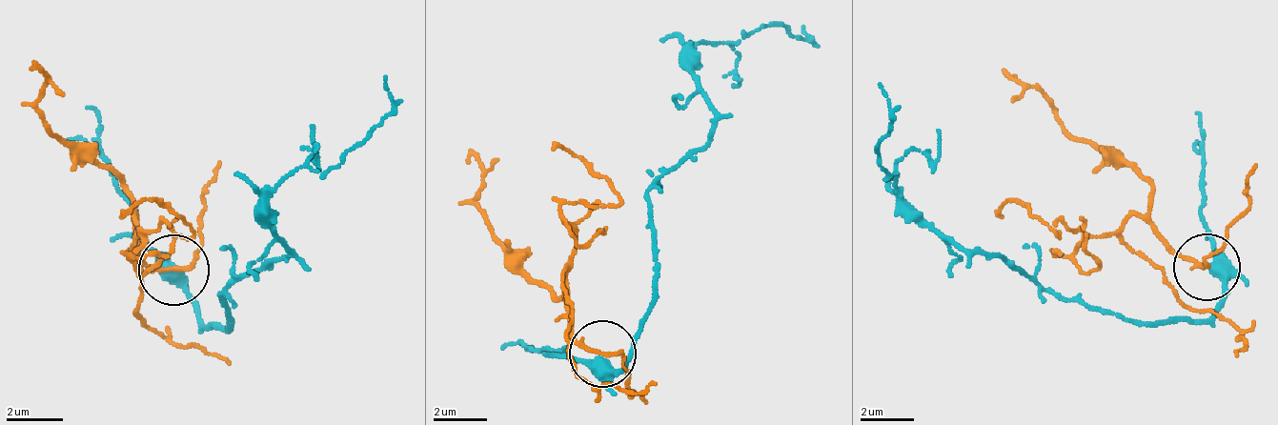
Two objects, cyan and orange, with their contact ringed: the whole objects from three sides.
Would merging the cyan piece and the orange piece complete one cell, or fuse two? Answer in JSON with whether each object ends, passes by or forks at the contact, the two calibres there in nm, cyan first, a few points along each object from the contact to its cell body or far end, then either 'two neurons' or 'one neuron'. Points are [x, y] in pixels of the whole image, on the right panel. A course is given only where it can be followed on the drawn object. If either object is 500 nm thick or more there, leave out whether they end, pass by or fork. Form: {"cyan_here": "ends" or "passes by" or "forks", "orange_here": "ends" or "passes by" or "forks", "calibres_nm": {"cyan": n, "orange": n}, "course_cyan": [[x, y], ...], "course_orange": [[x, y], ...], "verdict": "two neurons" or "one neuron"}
{"cyan_here": "forks", "orange_here": "passes by", "calibres_nm": {"cyan": 360, "orange": 150}, "course_cyan": [[1208, 268], [1222, 294], [1202, 322], [1127, 322], [974, 254], [907, 201], [881, 161], [894, 121], [881, 81]], "course_orange": [[1208, 268], [1134, 214], [1121, 228], [1188, 309], [1215, 309], [1242, 335], [1248, 349], [1235, 355]], "verdict": "two neurons"}

